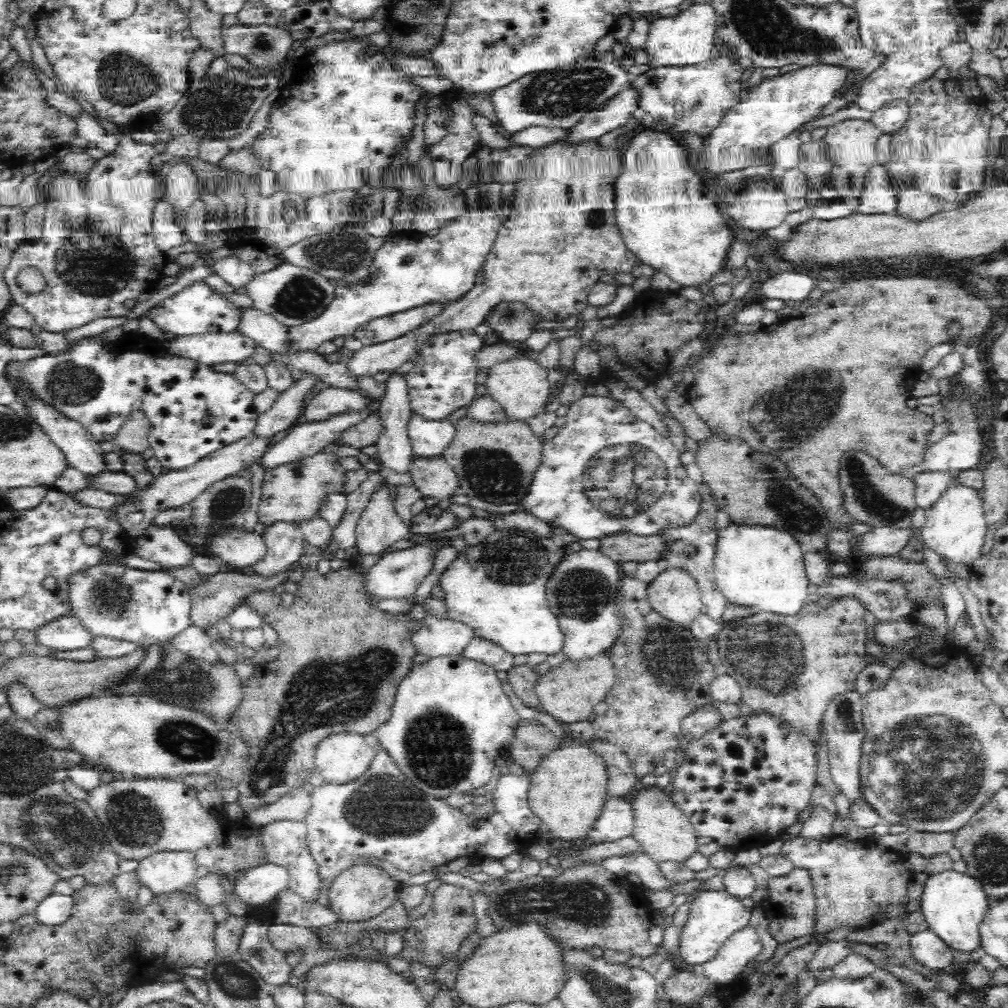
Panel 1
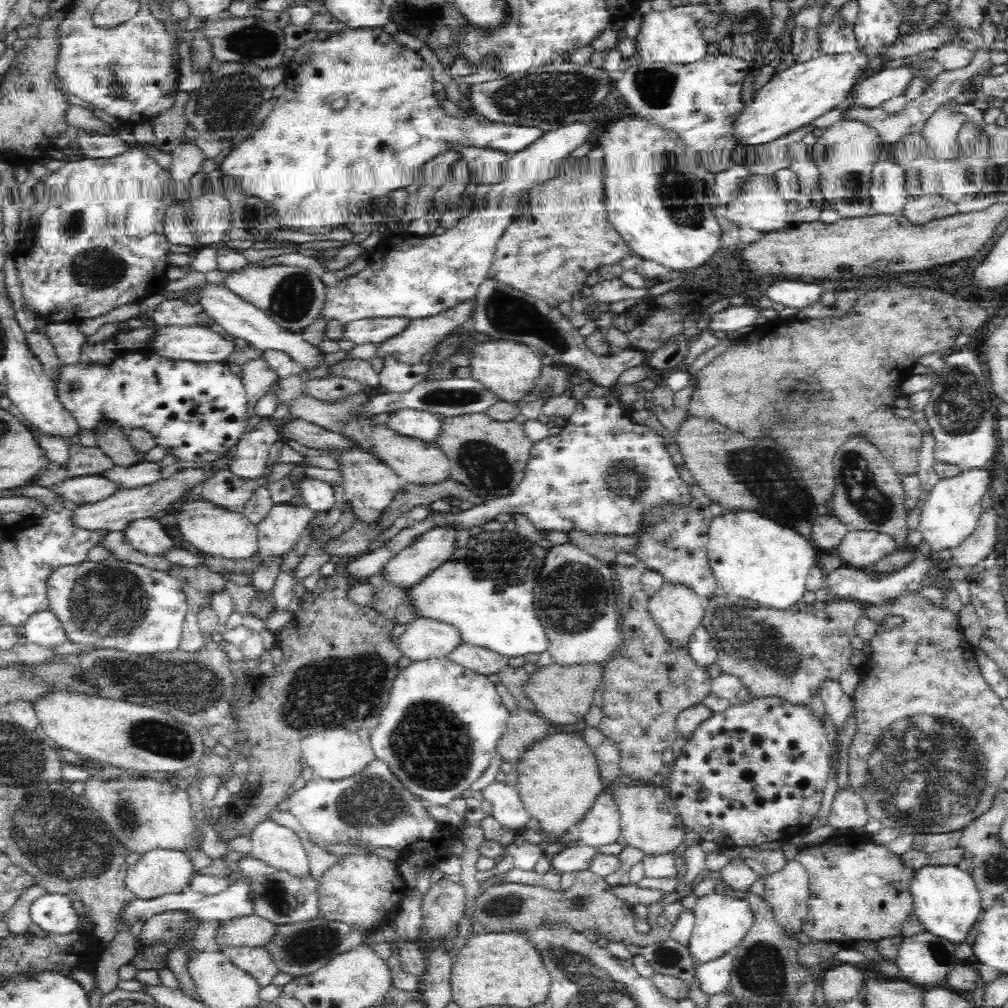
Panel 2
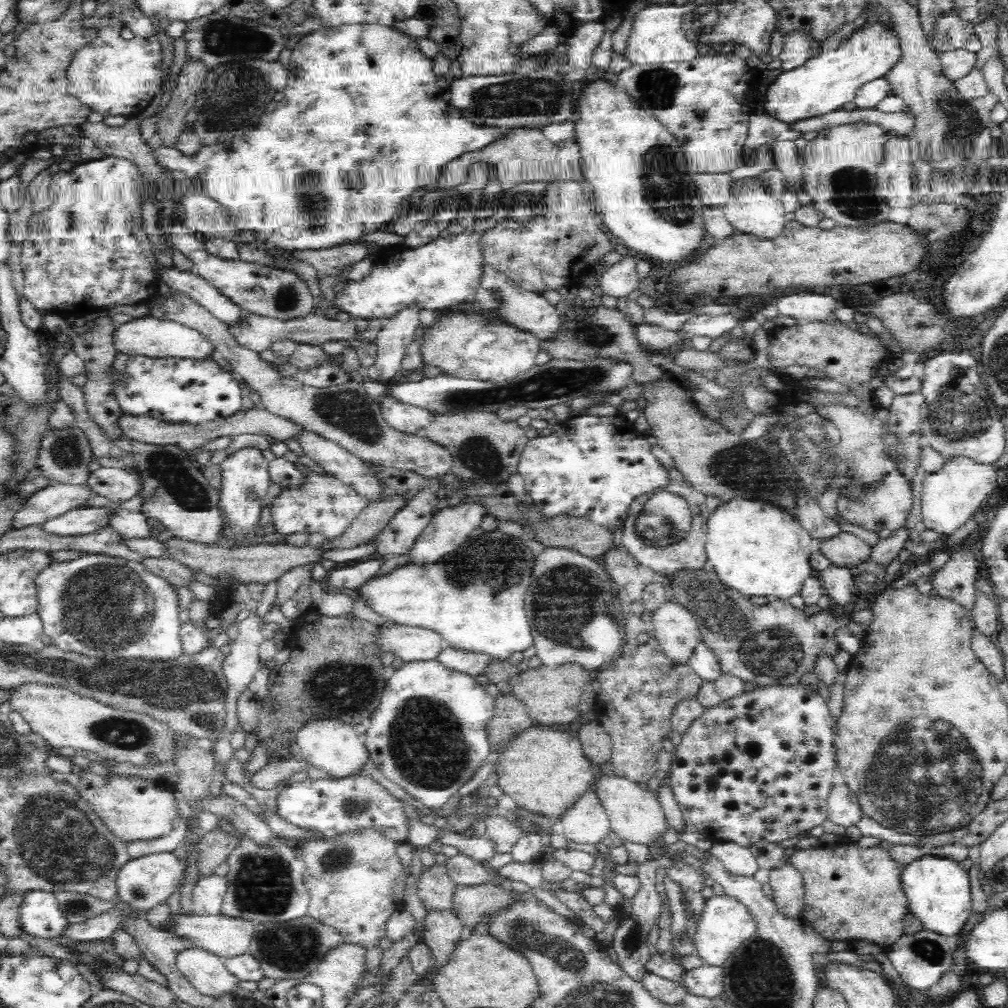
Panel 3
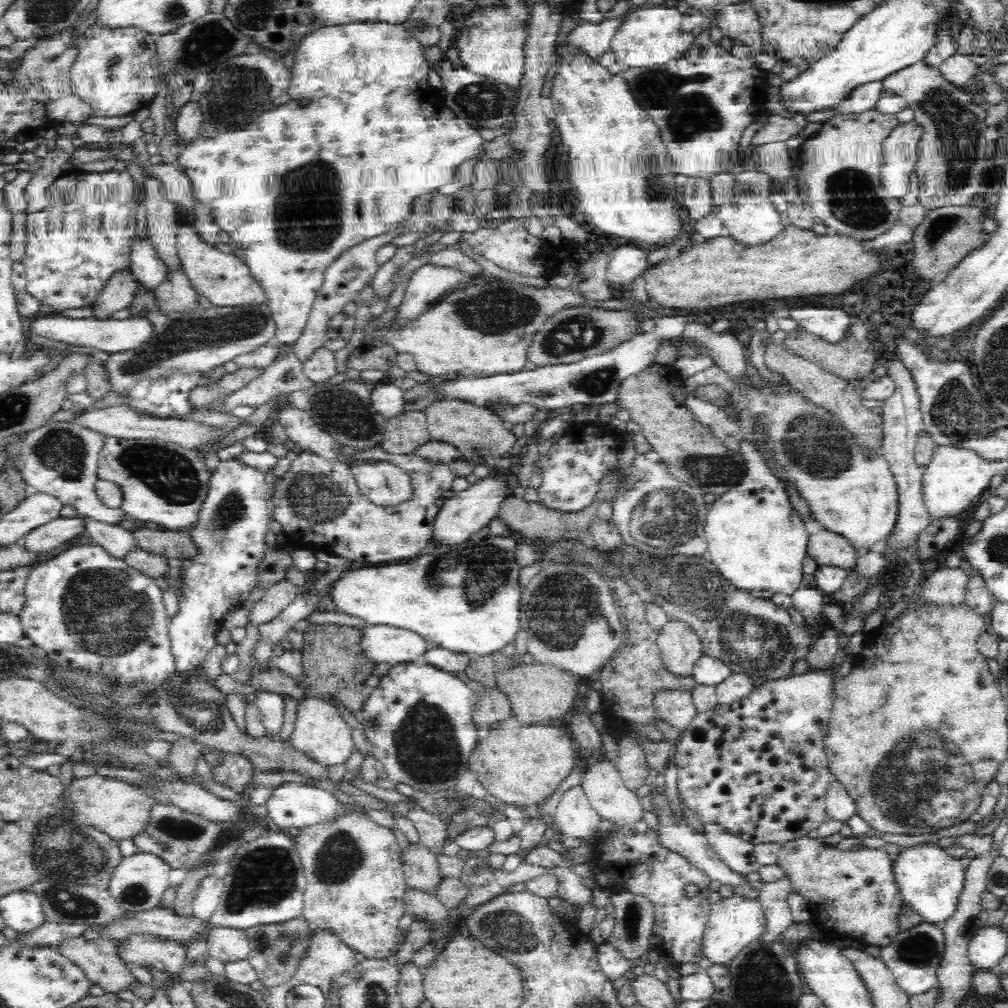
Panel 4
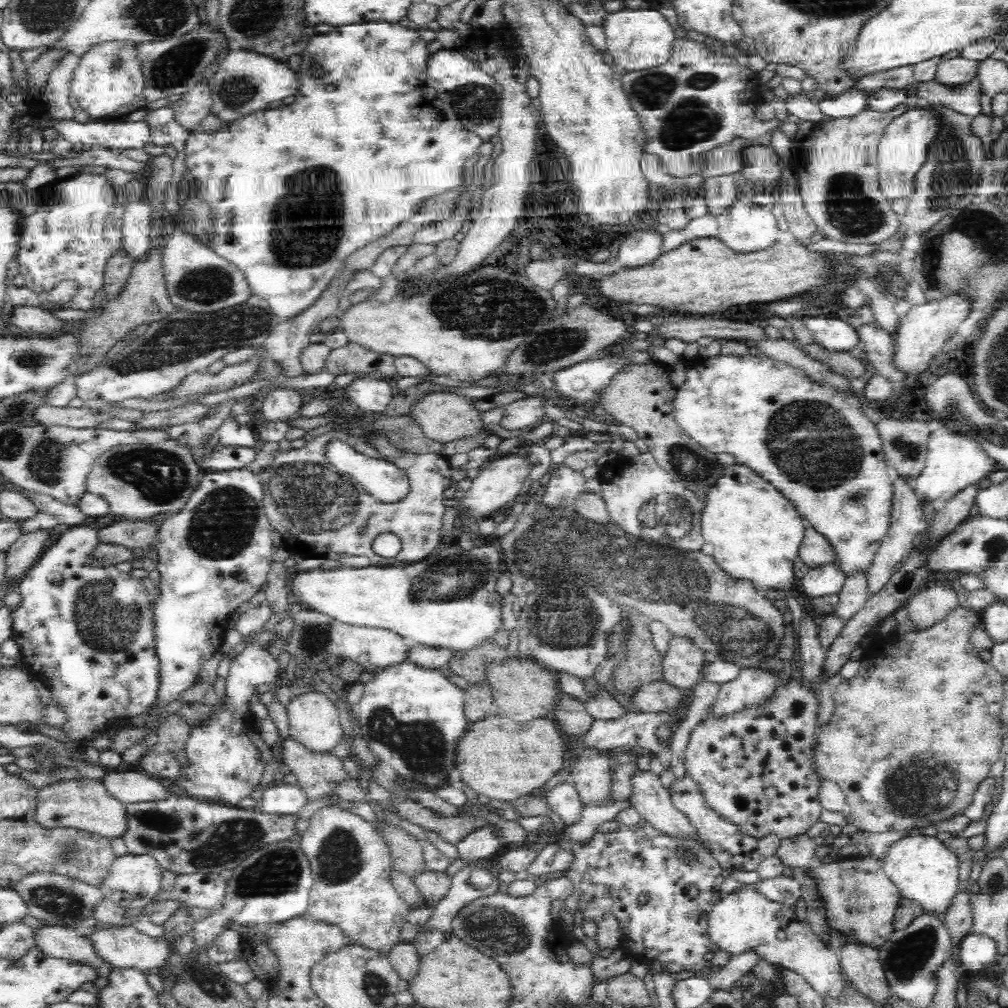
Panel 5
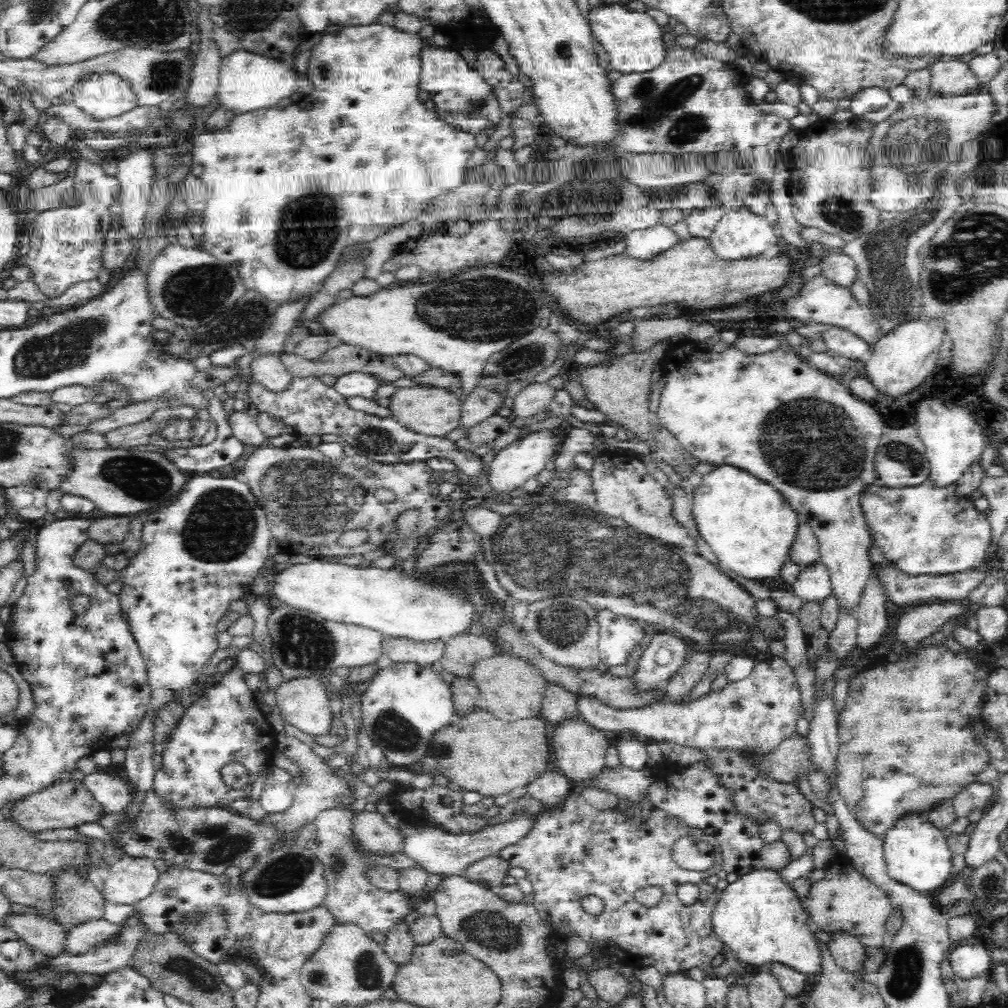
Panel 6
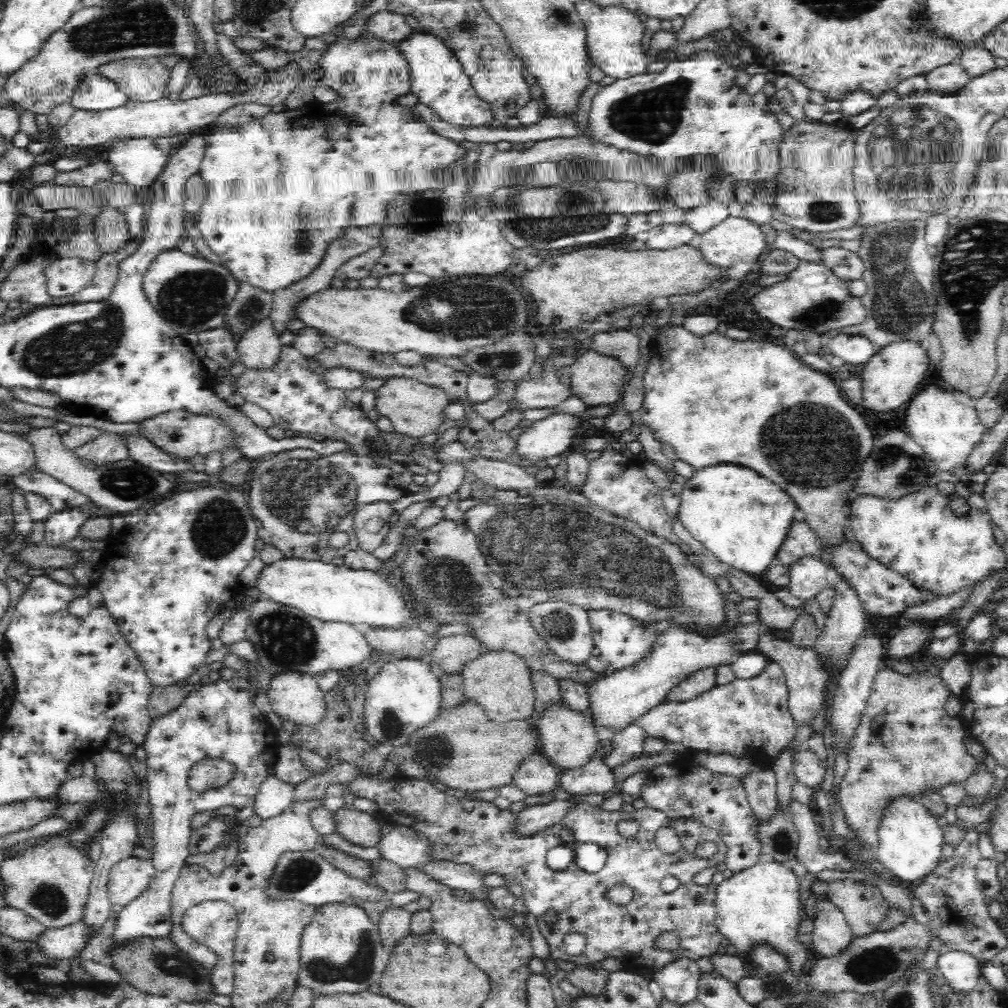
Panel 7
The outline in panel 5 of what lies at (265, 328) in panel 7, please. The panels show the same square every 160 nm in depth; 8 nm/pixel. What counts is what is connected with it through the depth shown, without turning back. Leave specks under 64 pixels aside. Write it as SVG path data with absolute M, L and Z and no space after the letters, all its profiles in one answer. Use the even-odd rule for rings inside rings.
M284 386L269 390L263 402L258 420L260 422L298 422L302 420L302 394Z

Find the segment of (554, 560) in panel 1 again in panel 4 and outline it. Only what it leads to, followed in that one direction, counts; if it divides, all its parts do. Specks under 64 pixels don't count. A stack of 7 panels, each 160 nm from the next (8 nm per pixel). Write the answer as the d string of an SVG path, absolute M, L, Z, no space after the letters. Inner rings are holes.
M492 535L477 540L475 537L470 538L467 543L456 546L438 546L435 548L432 554L423 554L416 556L414 559L408 560L408 564L398 564L397 562L380 564L380 566L362 566L356 565L348 571L343 572L340 578L334 582L332 590L328 592L332 599L332 604L336 608L336 612L344 612L351 616L358 616L364 618L369 625L392 626L394 628L400 628L404 630L412 630L417 634L420 634L429 644L429 649L444 648L454 653L466 654L471 657L488 658L491 655L502 652L502 649L506 644L513 644L516 640L516 634L521 627L521 597L522 586L520 586L520 564L516 562L516 544L520 541L516 541L516 538L512 538L506 535ZM454 549L462 550L462 552L450 552L450 554L444 554L442 556L442 550Z

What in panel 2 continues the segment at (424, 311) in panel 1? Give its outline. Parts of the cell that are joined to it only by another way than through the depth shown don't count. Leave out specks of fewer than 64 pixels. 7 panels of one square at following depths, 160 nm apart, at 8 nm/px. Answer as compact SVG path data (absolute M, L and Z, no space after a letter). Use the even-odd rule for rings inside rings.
M406 317L362 319L342 326L343 338L360 344L380 345L386 339L400 334L411 320Z

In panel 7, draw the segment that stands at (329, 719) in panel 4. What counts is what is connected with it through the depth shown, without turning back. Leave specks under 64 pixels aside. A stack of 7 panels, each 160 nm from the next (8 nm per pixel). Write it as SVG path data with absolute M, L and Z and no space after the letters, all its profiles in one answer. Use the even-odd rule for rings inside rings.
M300 672L272 677L268 701L280 718L299 726L312 726L324 718L325 694L314 676Z

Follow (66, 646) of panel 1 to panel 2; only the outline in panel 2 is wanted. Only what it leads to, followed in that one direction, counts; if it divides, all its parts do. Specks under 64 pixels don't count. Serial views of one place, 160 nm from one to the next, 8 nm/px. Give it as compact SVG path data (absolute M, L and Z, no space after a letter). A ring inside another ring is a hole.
M50 609L31 616L24 624L21 637L26 638L28 643L49 649L69 642L67 628Z

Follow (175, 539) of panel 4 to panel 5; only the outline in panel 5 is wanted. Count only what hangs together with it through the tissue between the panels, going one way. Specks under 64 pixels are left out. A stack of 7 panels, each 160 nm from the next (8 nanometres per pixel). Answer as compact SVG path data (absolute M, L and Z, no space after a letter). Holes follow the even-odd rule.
M126 518L116 521L97 531L102 543L119 544L126 548L152 547L158 540L157 523L132 521Z

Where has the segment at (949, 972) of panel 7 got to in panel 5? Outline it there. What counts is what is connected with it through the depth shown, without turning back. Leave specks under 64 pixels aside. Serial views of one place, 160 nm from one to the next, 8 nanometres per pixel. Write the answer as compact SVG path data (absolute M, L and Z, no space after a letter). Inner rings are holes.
M969 933L958 950L960 964L968 974L981 972L995 964L997 956L997 942L986 934Z

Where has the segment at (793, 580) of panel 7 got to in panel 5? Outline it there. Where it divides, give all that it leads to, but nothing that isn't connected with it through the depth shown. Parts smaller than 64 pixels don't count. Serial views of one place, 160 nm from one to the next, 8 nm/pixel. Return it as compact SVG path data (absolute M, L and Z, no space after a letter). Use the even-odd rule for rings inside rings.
M835 563L811 568L798 580L798 589L808 598L827 598L838 593L847 579L846 571L842 571Z

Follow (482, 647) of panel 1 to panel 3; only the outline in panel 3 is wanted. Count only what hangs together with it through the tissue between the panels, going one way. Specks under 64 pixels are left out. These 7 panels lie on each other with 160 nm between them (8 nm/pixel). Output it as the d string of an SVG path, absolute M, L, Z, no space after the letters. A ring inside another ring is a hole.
M452 647L446 648L439 656L438 660L445 667L456 669L458 672L468 674L474 678L478 675L484 676L486 668L496 660L488 654L478 652L465 652Z

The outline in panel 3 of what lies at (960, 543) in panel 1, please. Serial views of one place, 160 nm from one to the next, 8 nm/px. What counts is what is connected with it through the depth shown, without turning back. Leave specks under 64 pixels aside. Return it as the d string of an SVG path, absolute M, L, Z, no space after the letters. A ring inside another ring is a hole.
M969 458L946 459L938 472L926 474L922 480L921 519L926 530L932 530L946 540L960 526L964 526L987 501L996 489L996 468L988 464L976 464Z

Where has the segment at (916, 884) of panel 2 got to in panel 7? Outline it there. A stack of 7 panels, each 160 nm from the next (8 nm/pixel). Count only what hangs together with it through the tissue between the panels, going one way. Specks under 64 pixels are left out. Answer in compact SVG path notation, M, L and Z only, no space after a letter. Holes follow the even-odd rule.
M898 798L894 800L878 826L879 845L876 848L878 859L886 865L896 881L907 886L922 882L928 878L942 857L944 829L938 825L938 819L926 810L919 799Z

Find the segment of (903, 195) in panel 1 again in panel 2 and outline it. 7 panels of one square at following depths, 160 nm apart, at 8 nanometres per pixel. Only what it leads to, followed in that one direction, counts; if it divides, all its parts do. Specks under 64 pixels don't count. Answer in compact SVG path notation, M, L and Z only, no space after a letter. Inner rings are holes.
M940 195L907 196L902 215L914 225L959 213L957 204Z

